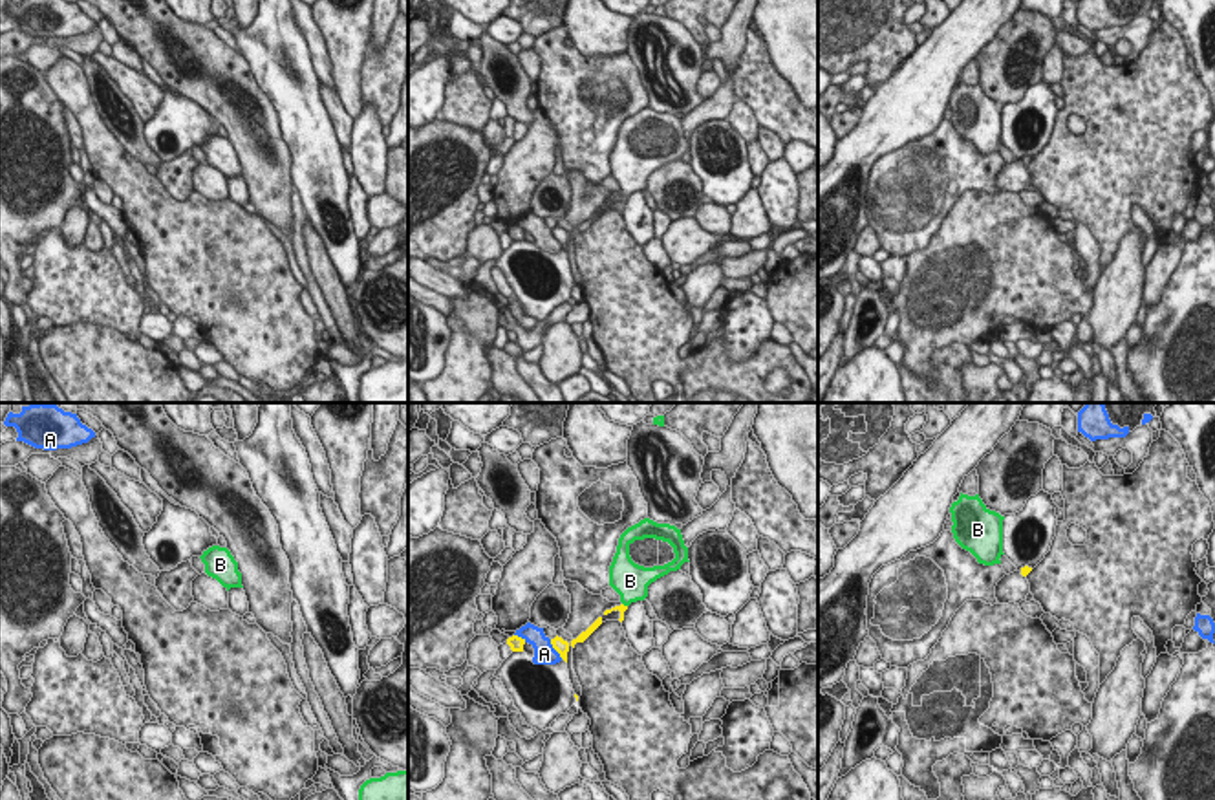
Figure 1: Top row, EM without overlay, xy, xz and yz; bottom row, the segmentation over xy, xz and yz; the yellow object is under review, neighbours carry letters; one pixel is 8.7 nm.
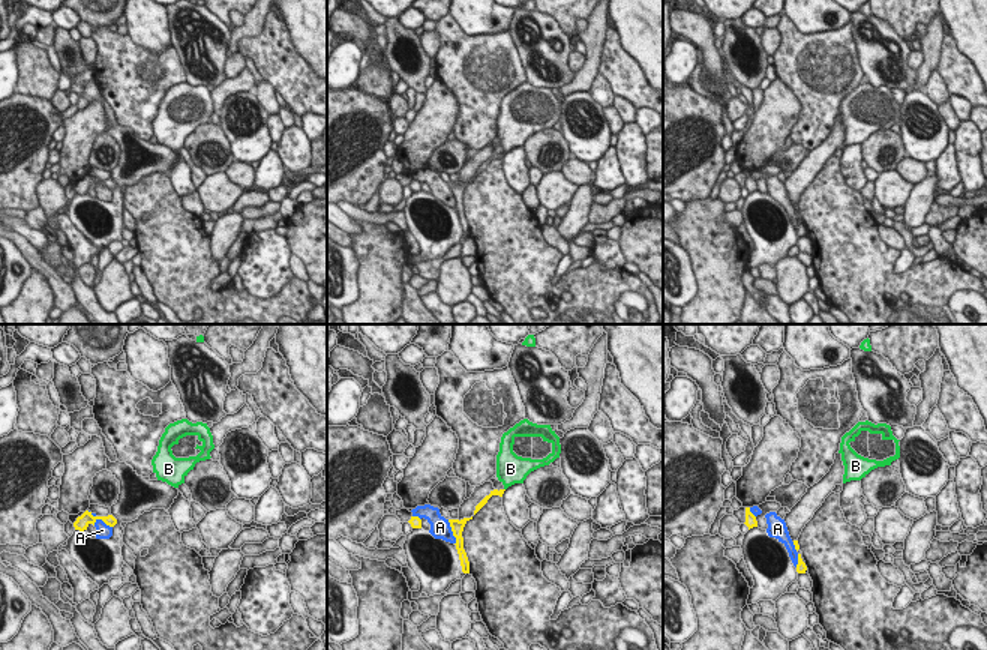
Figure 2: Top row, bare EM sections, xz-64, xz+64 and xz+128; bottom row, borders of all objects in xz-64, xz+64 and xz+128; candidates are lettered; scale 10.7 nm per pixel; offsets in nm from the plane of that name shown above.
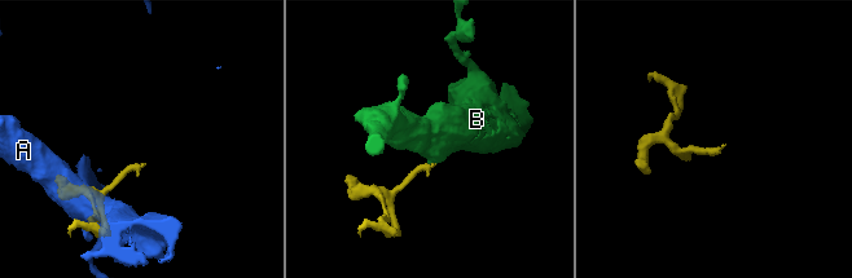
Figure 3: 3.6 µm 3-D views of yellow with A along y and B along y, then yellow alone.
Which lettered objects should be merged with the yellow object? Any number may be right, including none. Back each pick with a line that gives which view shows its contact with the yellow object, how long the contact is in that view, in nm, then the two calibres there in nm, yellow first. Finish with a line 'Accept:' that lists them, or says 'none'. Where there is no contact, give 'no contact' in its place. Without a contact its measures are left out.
B: xz | 60 nm | 70/320 nm
Accept: B

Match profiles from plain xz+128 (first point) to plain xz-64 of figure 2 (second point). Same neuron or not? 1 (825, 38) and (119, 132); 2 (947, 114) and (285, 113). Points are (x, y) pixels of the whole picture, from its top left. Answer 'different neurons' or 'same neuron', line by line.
1: different neurons
2: different neurons

